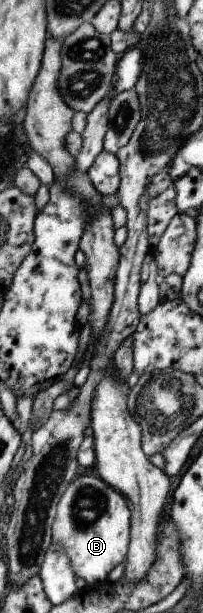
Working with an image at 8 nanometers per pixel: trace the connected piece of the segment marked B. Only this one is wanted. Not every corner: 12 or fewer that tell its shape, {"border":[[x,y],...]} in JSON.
{"border":[[102,478],[72,480],[52,540],[90,586],[127,557],[131,510]]}

